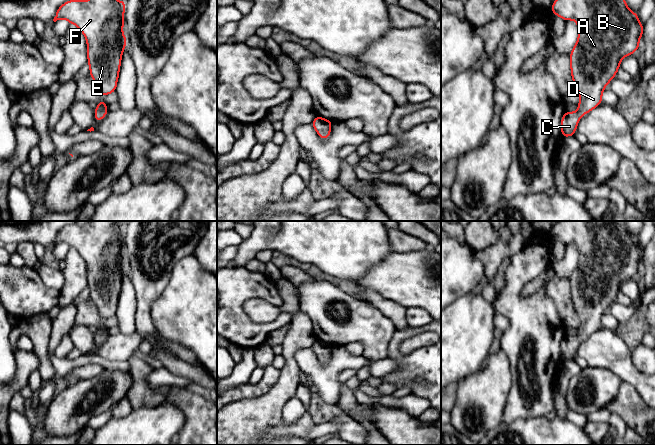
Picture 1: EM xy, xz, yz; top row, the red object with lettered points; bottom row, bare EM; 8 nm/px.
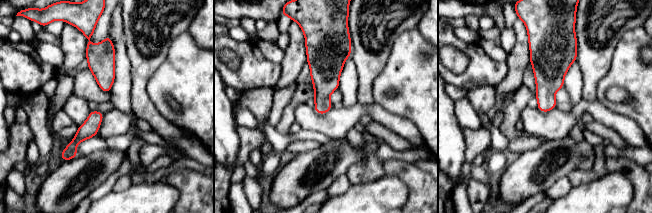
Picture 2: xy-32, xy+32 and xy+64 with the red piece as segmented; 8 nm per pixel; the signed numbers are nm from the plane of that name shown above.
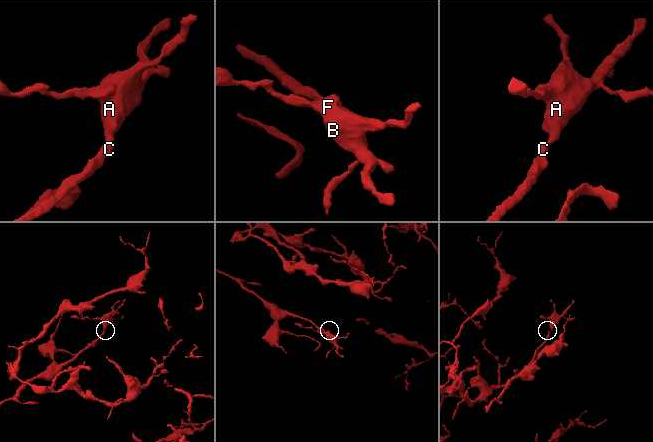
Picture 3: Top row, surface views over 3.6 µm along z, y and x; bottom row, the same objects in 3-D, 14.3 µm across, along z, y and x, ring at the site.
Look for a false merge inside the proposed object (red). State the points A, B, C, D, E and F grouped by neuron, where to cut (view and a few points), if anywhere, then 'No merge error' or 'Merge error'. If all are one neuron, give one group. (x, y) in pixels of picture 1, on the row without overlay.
Groups: A B C D E F. No split. No merge error

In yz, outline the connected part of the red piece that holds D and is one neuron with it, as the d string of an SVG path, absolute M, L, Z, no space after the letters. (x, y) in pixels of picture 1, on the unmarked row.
M559 221L551 230L553 239L564 243L573 243L578 250L578 263L570 277L571 301L580 320L578 334L565 336L561 343L562 362L575 360L581 341L602 327L602 317L608 307L616 300L621 284L635 277L640 272L639 263L643 260L644 250L638 244L638 237L632 236L626 229L624 221Z

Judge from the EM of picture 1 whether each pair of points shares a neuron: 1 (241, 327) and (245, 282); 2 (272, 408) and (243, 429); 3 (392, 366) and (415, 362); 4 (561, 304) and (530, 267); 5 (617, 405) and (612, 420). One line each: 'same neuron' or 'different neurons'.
1: same neuron
2: same neuron
3: different neurons
4: different neurons
5: different neurons

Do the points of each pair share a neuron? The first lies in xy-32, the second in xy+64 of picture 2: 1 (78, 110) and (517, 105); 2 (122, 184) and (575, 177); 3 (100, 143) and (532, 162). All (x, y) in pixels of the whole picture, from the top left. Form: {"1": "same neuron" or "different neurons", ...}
{"1": "different neurons", "2": "different neurons", "3": "different neurons"}

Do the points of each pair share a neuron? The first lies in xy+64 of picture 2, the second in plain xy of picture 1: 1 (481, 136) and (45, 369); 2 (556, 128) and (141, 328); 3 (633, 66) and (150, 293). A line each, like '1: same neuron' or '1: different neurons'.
1: different neurons
2: different neurons
3: different neurons

